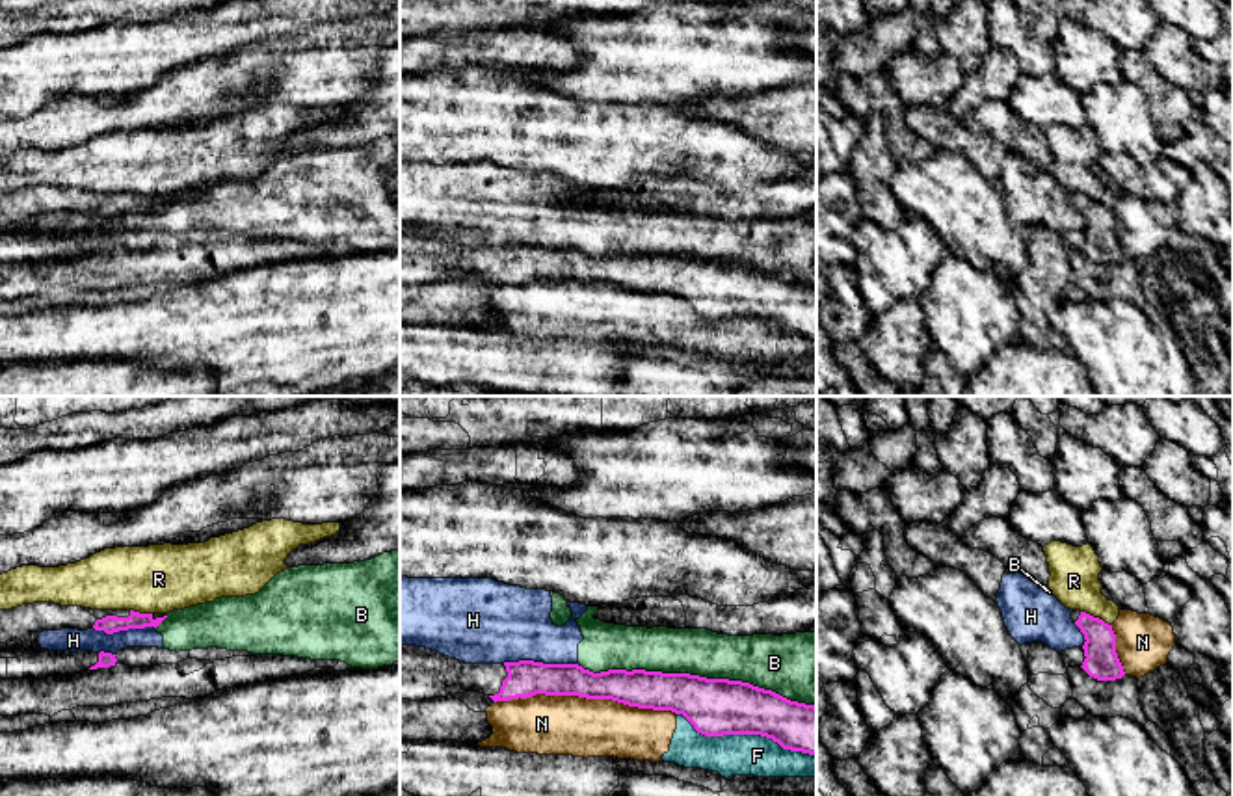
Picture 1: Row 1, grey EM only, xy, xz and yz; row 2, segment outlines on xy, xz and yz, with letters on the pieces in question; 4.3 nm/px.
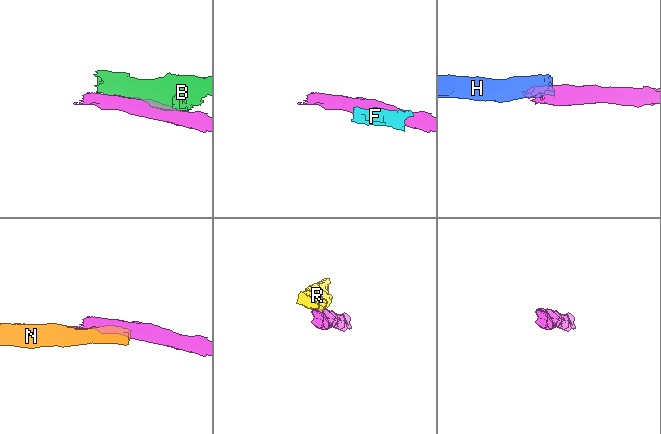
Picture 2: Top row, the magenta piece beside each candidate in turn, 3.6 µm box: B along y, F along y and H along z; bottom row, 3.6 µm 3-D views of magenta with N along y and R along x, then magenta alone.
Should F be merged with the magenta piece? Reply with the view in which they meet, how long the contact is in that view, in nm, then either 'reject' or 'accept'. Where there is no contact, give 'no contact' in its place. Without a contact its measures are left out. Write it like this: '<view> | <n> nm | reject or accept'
xz | 650 nm | reject

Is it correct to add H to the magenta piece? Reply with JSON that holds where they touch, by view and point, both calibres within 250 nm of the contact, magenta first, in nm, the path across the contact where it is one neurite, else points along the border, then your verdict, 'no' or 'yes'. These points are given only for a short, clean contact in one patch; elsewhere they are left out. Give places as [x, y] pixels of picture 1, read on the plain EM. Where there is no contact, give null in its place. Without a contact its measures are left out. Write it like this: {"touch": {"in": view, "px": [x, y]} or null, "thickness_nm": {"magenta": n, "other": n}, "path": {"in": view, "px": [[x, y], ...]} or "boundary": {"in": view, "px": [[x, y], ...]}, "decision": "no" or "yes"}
{"touch": {"in": "xz", "px": [540, 246]}, "thickness_nm": {"magenta": 160, "other": 340}, "boundary": {"in": "xz", "px": [[503, 246], [542, 244], [577, 248]]}, "decision": "no"}

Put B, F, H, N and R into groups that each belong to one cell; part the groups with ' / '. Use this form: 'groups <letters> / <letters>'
groups B H / F N / R

